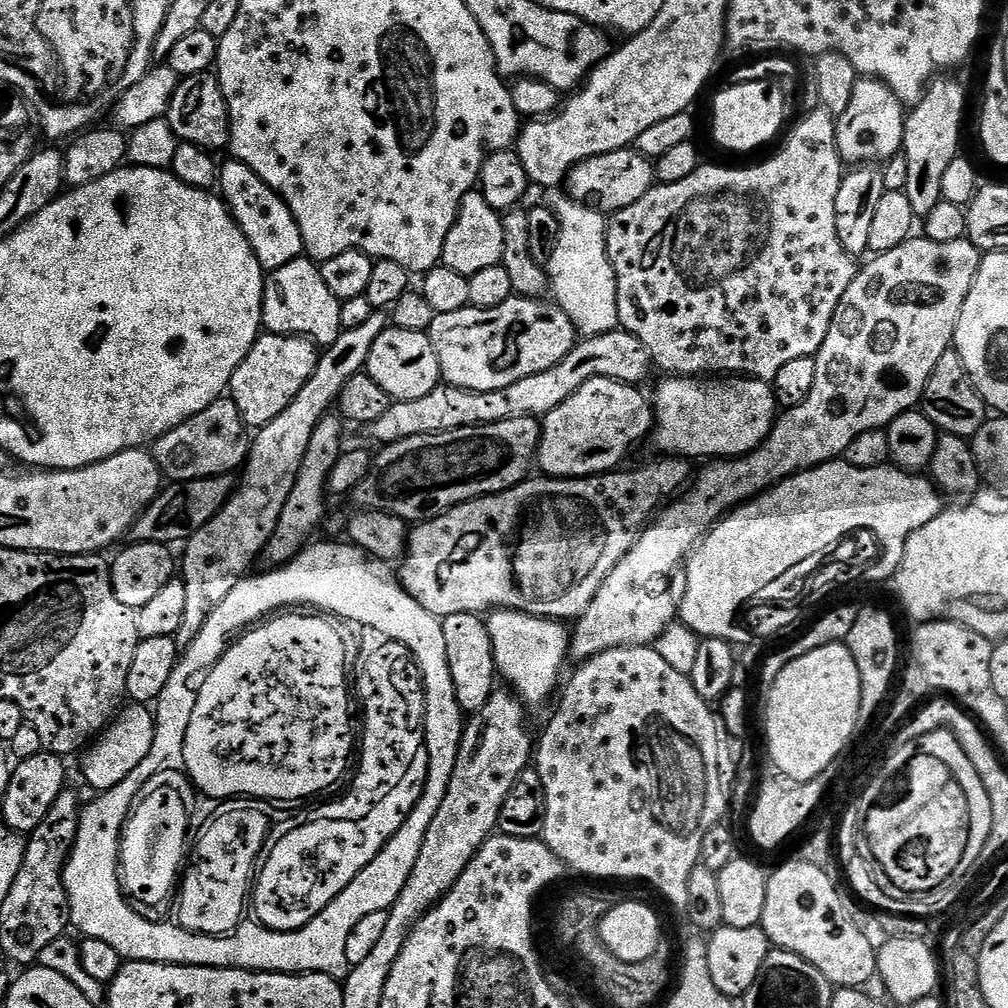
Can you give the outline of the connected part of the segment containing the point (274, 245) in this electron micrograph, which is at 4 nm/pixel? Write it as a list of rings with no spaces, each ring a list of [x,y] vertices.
[[[235,158],[221,163],[218,168],[218,192],[236,225],[242,234],[246,234],[246,242],[250,242],[250,250],[254,250],[265,273],[278,270],[286,266],[286,262],[294,262],[305,255],[302,230],[298,230],[298,222],[294,222],[294,214],[290,214],[290,206],[286,206],[284,199],[266,186],[266,182],[262,182],[250,166]]]

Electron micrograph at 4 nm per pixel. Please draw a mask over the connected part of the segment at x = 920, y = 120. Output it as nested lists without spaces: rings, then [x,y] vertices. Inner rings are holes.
[[[936,78],[924,90],[924,96],[907,113],[904,122],[904,147],[902,154],[906,158],[906,186],[904,193],[910,198],[910,206],[917,218],[922,218],[938,206],[942,198],[942,178],[950,166],[958,158],[956,152],[960,148],[960,123],[964,120],[964,88],[952,78]]]

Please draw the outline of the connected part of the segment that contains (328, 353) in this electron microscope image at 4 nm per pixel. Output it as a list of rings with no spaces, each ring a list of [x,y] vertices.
[[[374,310],[362,326],[345,328],[340,336],[319,353],[314,374],[298,390],[294,402],[274,418],[264,428],[251,437],[248,459],[242,465],[244,477],[238,480],[230,499],[220,508],[220,512],[202,530],[194,533],[183,545],[184,564],[182,560],[182,579],[185,593],[185,607],[182,612],[181,625],[173,636],[177,649],[183,650],[200,636],[206,618],[222,602],[223,598],[238,582],[249,575],[248,568],[257,563],[260,552],[266,546],[290,490],[298,478],[302,458],[306,458],[306,446],[310,446],[310,434],[314,426],[324,416],[329,415],[328,408],[337,401],[341,389],[350,378],[365,371],[370,354],[370,346],[389,327],[390,316],[387,311]]]

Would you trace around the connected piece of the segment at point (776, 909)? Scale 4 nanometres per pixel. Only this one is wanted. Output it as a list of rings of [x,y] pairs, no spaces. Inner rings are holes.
[[[792,858],[775,873],[769,875],[766,886],[766,906],[760,919],[764,932],[773,949],[781,952],[793,952],[802,957],[810,966],[822,970],[822,974],[837,989],[860,988],[871,975],[877,973],[877,949],[866,942],[866,937],[858,931],[858,926],[850,922],[848,908],[840,901],[840,892],[836,884],[827,876],[825,869],[818,864],[807,864],[798,858]]]

